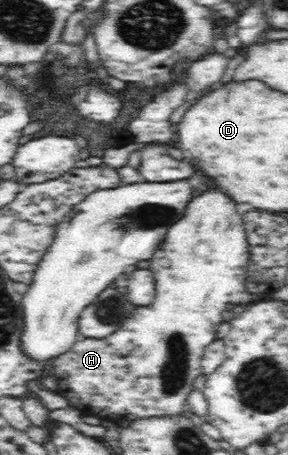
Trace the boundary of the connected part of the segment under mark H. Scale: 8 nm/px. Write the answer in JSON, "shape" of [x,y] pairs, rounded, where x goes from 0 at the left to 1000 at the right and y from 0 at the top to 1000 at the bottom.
{"shape":[[[719,413],[705,418],[698,426],[670,431],[663,440],[649,442],[642,453],[642,466],[635,479],[615,484],[608,492],[594,492],[573,510],[573,523],[566,532],[552,536],[552,545],[535,549],[524,571],[517,576],[514,593],[528,600],[528,615],[535,615],[535,657],[517,673],[490,673],[490,677],[469,677],[455,686],[455,695],[434,697],[434,708],[413,714],[413,721],[392,732],[372,738],[372,743],[274,743],[260,756],[247,763],[247,769],[194,782],[170,791],[163,802],[163,820],[191,831],[194,853],[201,866],[240,875],[250,892],[281,901],[302,901],[302,905],[323,905],[323,912],[358,910],[340,914],[344,921],[365,923],[365,919],[434,919],[431,927],[444,927],[455,919],[521,916],[524,912],[604,912],[646,905],[646,879],[663,859],[670,859],[670,831],[684,831],[698,822],[698,809],[691,804],[615,804],[615,800],[656,800],[677,791],[677,800],[691,796],[712,769],[715,760],[726,760],[733,752],[753,747],[753,721],[760,712],[774,708],[774,699],[788,699],[774,686],[795,677],[795,673],[837,673],[837,668],[865,670],[865,664],[878,666],[878,644],[858,637],[854,602],[868,571],[865,534],[858,527],[858,512],[851,505],[851,492],[844,492],[844,475],[823,466],[823,448],[774,422],[760,422],[753,413]]]}

